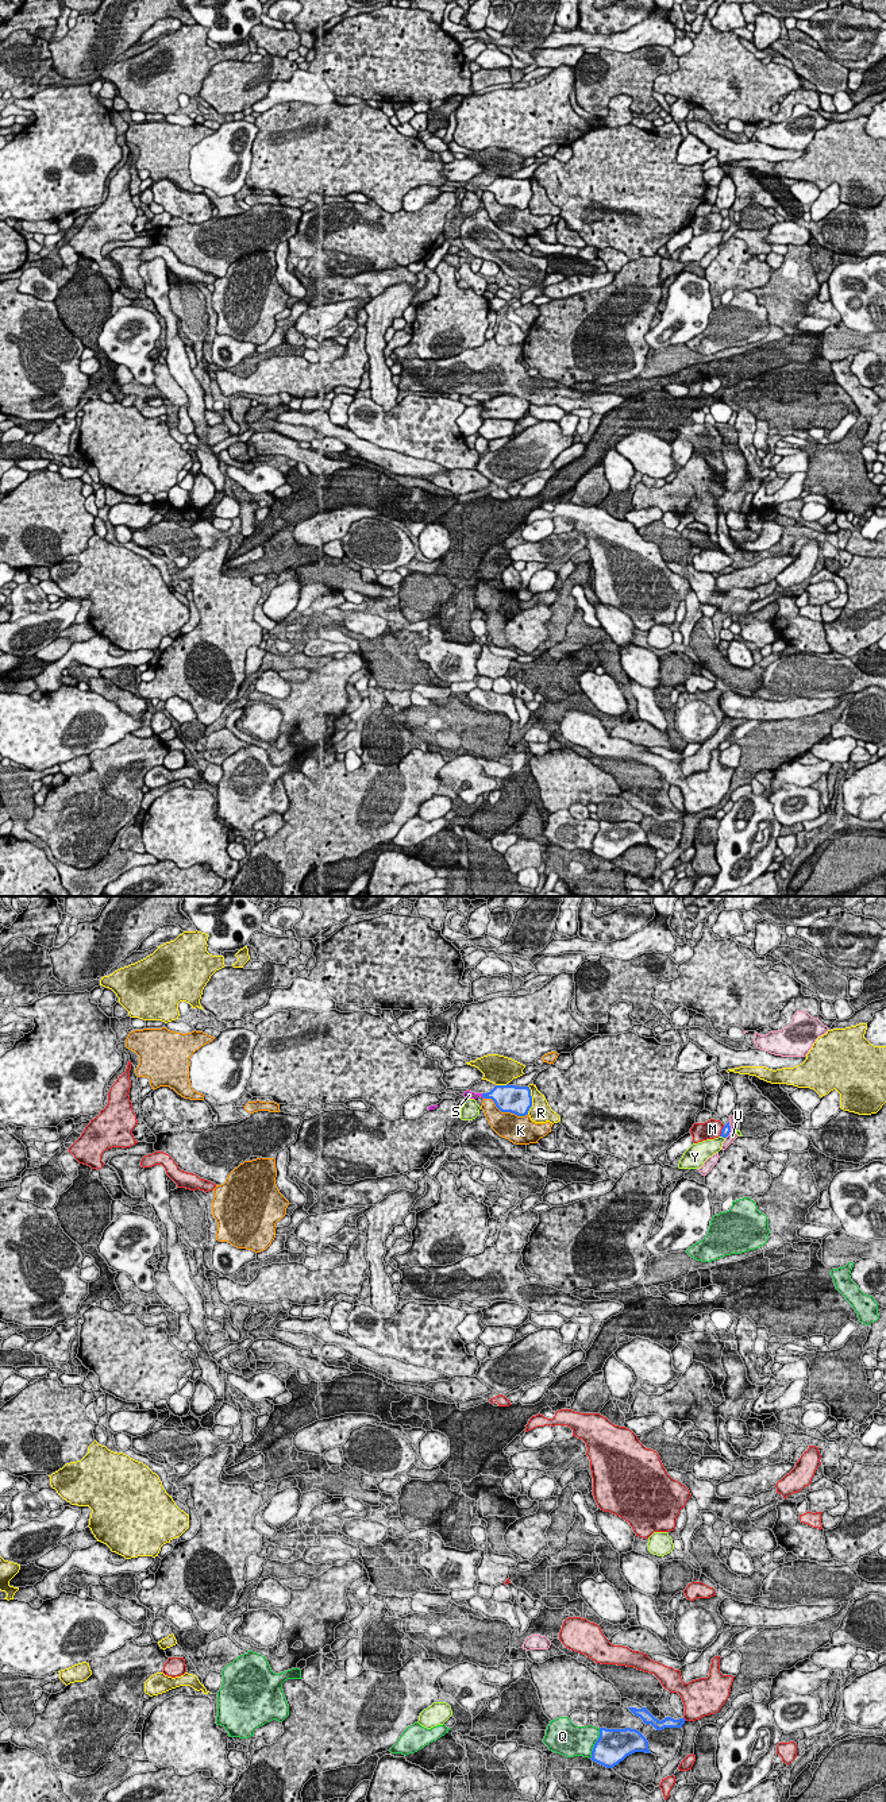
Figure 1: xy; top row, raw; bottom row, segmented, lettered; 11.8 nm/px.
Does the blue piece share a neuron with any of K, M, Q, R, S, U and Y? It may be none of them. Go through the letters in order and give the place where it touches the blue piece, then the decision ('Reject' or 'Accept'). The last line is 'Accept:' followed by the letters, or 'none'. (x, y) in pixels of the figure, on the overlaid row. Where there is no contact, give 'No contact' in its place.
K: Touches blue at xy (505, 1111). Reject
M: Touches blue at xy (721, 1131). Reject
Q: Touches blue at xy (596, 1743). Reject
R: Touches blue at xy (531, 1100). Reject
S: Touches blue at xy (484, 1096). Accept
U: Touches blue at xy (730, 1130). Reject
Y: Touches blue at xy (723, 1137). Reject
Accept: S

